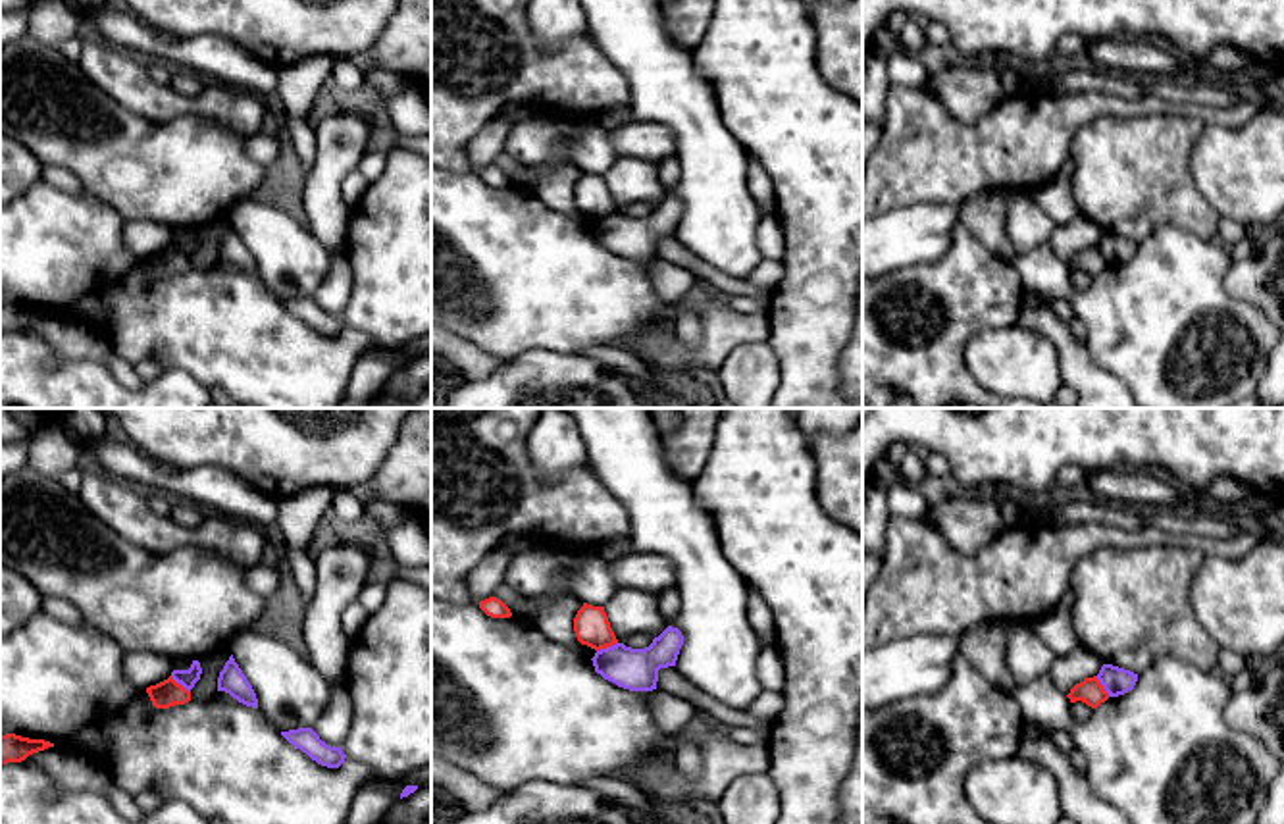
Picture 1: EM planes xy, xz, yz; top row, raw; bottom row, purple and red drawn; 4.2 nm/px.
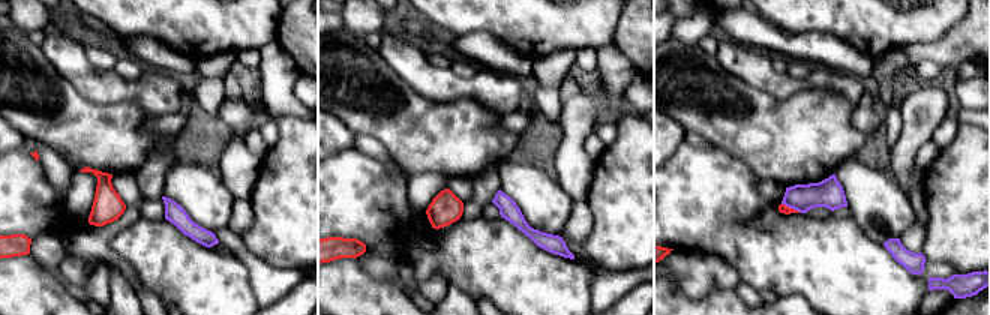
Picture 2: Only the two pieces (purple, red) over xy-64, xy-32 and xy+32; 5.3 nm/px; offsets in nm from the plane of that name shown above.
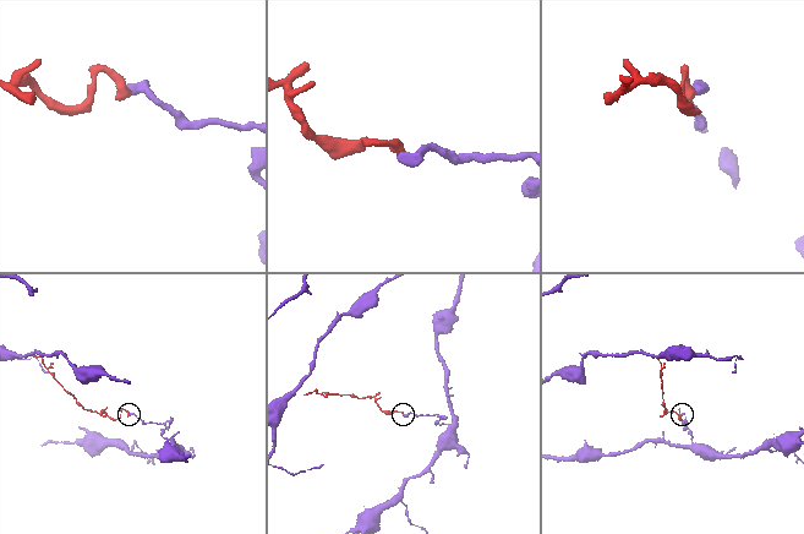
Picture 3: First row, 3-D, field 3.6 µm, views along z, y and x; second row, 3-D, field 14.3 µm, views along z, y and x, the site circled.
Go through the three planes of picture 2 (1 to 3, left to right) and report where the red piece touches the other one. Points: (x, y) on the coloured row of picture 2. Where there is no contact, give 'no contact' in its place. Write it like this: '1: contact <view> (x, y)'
1: no contact
2: no contact
3: contact xy+32 (791, 207)

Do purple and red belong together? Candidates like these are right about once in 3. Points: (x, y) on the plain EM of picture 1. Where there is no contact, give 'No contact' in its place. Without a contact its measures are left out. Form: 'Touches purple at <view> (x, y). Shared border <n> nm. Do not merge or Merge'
Touches purple at xz (607, 216). Shared border 100 nm. Do not merge

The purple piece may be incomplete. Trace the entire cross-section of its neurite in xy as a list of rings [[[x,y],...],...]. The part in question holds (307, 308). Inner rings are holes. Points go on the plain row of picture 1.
[[[312,296],[289,298],[281,304],[321,335],[339,337],[347,327],[341,316],[327,314]]]

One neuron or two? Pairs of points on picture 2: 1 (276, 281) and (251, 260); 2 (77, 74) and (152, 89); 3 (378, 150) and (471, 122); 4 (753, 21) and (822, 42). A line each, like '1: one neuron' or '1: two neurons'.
1: one neuron
2: one neuron
3: two neurons
4: one neuron

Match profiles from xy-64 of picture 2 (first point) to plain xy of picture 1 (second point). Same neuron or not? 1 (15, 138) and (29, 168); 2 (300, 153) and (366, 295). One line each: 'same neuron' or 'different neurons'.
1: same neuron
2: same neuron

